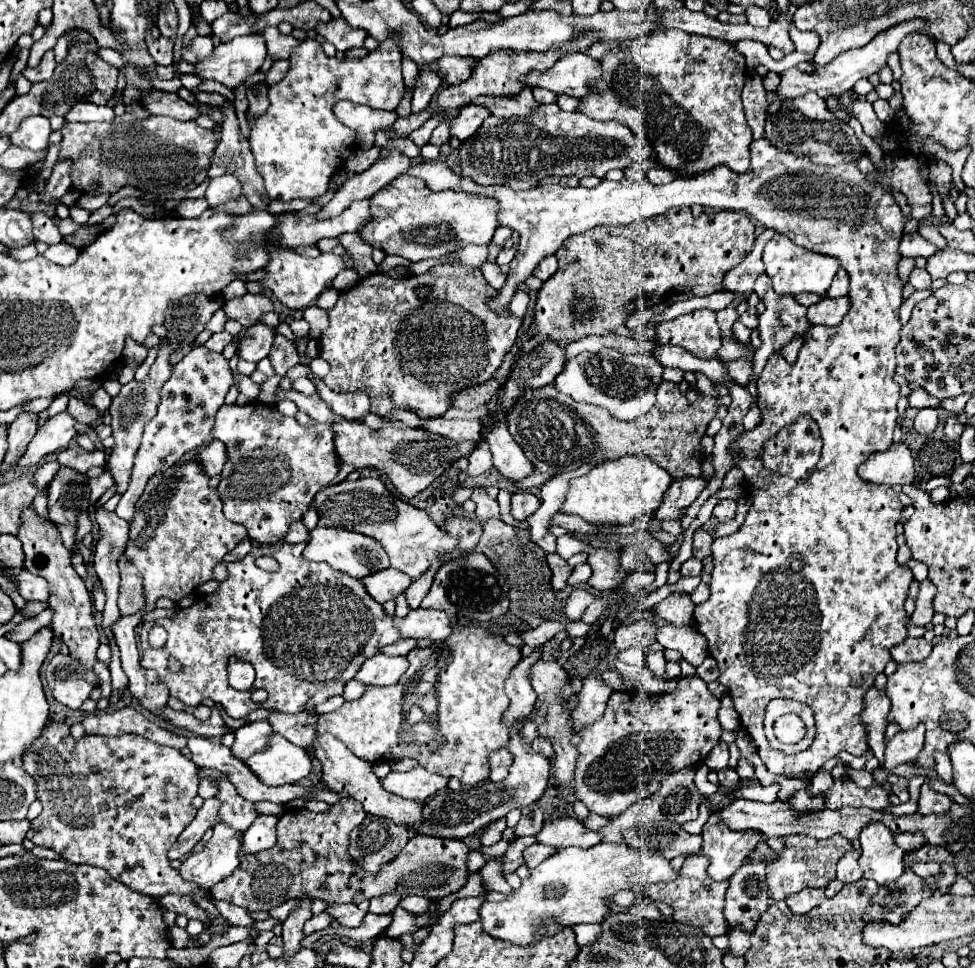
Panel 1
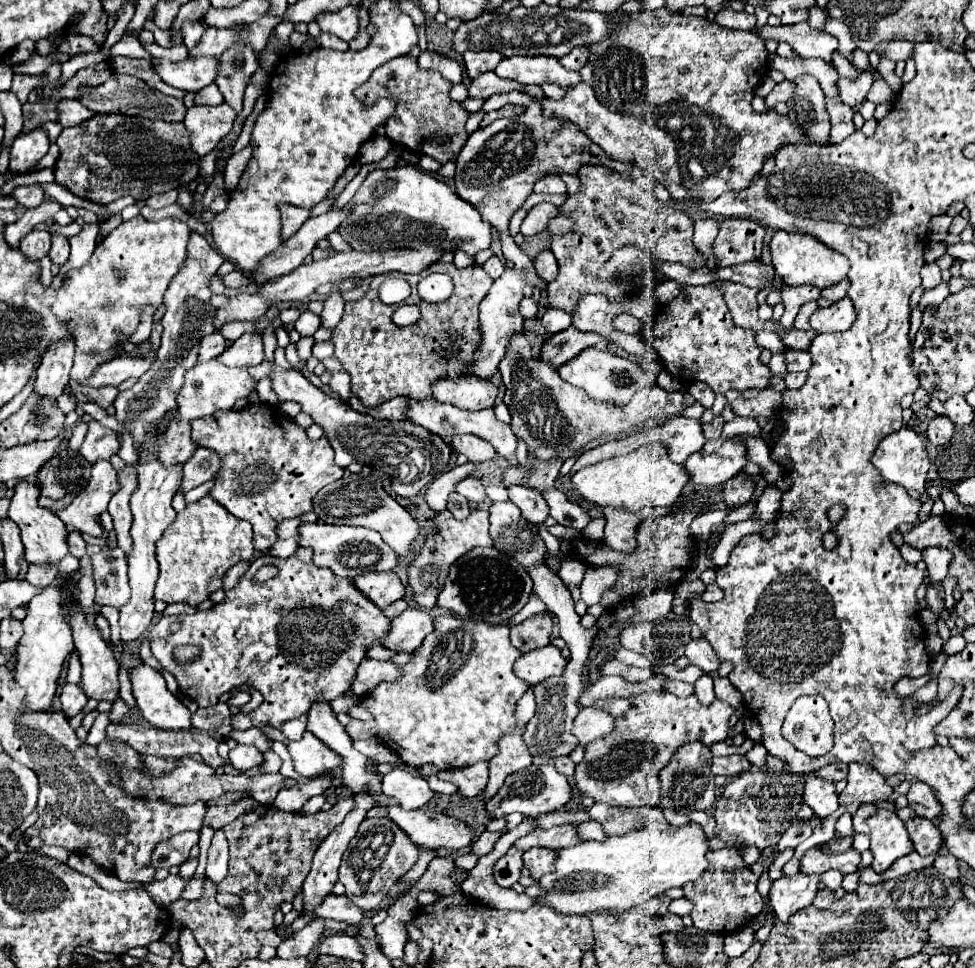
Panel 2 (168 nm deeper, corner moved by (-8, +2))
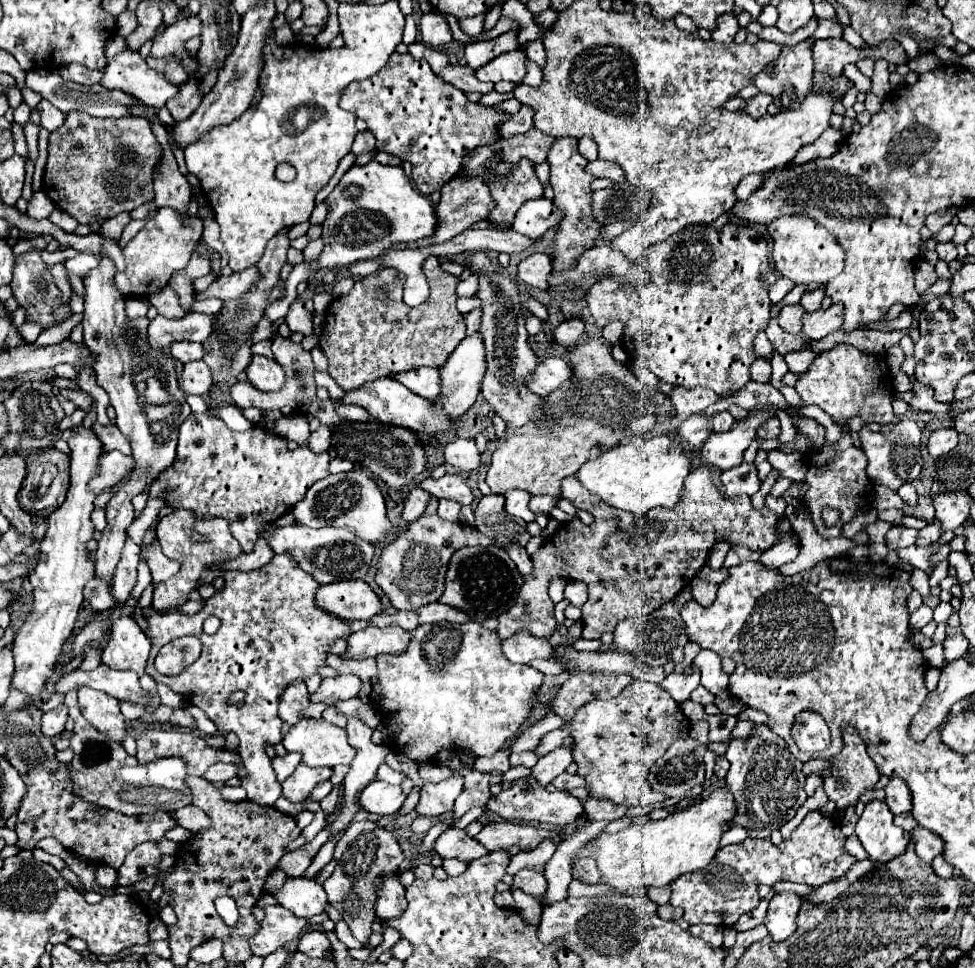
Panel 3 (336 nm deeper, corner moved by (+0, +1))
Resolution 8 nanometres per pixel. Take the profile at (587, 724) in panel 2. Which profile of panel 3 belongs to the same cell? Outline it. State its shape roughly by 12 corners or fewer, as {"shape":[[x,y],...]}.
{"shape":[[560,745],[532,767],[538,783],[548,785],[574,761],[572,747]]}

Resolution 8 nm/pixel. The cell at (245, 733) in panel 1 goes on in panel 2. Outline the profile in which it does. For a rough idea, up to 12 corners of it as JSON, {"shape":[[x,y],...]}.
{"shape":[[256,746],[230,750],[230,766],[246,772],[262,764]]}

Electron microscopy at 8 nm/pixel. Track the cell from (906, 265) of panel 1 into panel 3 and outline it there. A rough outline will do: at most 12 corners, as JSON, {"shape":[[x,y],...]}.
{"shape":[[938,243],[936,253],[942,261],[956,259],[954,243]]}

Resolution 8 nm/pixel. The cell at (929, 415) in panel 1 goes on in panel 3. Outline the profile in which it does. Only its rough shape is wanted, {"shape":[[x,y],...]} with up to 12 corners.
{"shape":[[954,427],[936,429],[928,441],[928,453],[938,459],[958,443]]}

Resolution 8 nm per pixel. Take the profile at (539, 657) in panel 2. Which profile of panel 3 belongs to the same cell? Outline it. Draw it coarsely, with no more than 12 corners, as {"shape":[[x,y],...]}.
{"shape":[[516,633],[502,641],[512,663],[550,659],[546,639]]}

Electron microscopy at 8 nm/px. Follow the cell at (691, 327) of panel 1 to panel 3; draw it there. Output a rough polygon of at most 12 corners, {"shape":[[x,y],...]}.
{"shape":[[752,225],[650,245],[648,283],[586,293],[630,361],[722,395],[750,381],[776,275]]}

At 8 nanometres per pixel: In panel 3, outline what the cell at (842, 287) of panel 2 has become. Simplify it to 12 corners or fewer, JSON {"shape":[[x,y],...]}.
{"shape":[[824,285],[804,293],[800,305],[806,311],[816,311],[822,307]]}

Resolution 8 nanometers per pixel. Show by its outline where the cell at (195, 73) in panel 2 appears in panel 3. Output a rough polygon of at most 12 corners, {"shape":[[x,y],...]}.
{"shape":[[132,49],[106,65],[100,83],[160,109],[180,89]]}

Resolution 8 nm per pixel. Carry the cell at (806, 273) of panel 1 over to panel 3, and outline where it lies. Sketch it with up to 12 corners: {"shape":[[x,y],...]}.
{"shape":[[806,215],[768,225],[774,267],[796,285],[844,269],[836,239]]}

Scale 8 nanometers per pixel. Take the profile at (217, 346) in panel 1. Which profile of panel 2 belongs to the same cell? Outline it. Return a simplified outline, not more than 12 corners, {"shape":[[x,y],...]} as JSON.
{"shape":[[212,332],[200,340],[198,362],[220,356],[226,348],[222,334]]}

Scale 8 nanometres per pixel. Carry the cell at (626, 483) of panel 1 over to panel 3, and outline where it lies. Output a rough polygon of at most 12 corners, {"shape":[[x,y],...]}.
{"shape":[[666,435],[586,461],[576,477],[638,517],[674,507],[690,459]]}

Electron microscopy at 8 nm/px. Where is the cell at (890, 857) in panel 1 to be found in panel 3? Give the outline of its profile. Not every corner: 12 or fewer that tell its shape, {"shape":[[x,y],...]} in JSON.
{"shape":[[870,801],[856,835],[874,863],[902,855],[910,841],[886,803]]}

